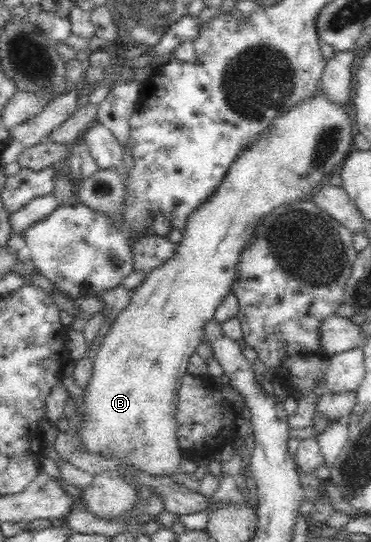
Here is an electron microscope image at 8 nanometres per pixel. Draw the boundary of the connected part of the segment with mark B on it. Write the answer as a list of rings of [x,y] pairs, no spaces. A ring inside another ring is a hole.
[[[317,85],[317,91],[309,99],[295,103],[289,111],[275,117],[273,123],[267,125],[249,147],[245,147],[215,187],[215,193],[187,217],[182,238],[175,244],[175,255],[146,273],[141,284],[132,290],[129,304],[109,325],[93,361],[93,374],[85,387],[85,403],[82,405],[85,421],[81,425],[81,437],[87,451],[124,459],[149,475],[173,479],[183,473],[180,465],[185,460],[183,449],[179,447],[175,420],[178,390],[188,373],[190,358],[205,337],[205,324],[215,321],[217,306],[231,292],[238,276],[240,255],[246,250],[260,221],[279,206],[311,199],[315,187],[321,187],[327,173],[341,165],[355,149],[355,133],[349,107],[327,99]]]

